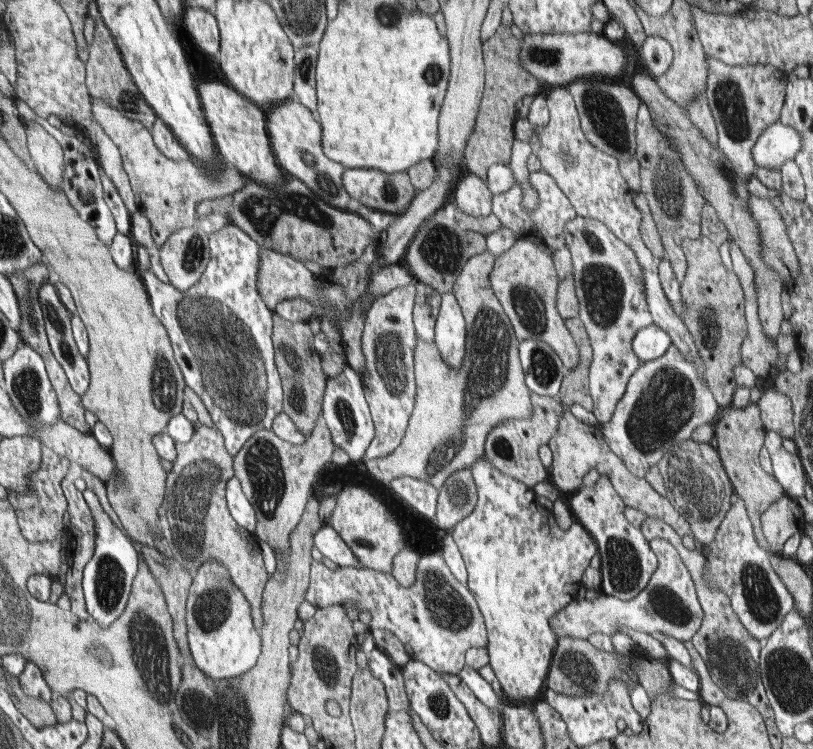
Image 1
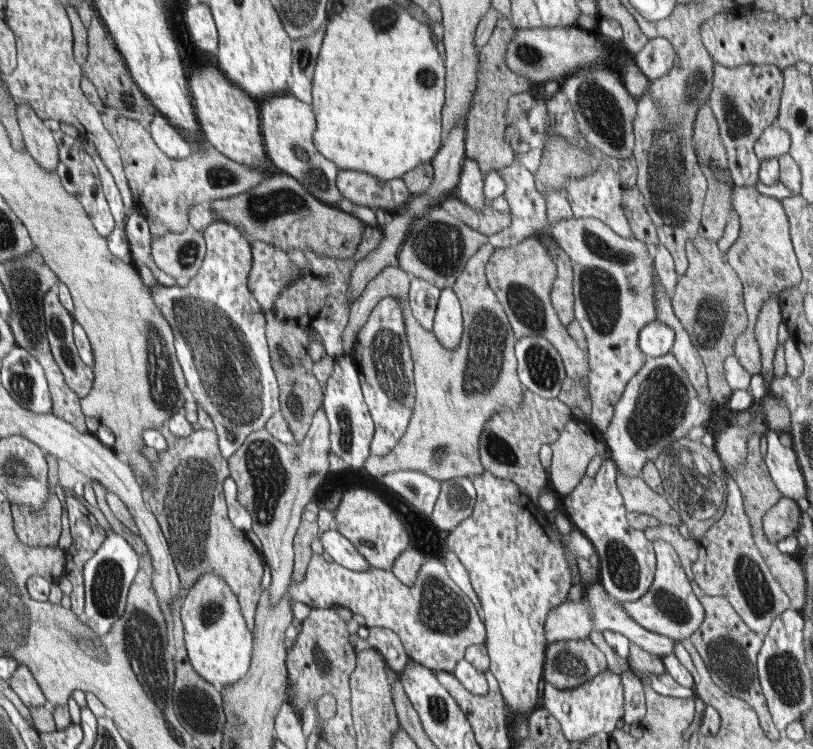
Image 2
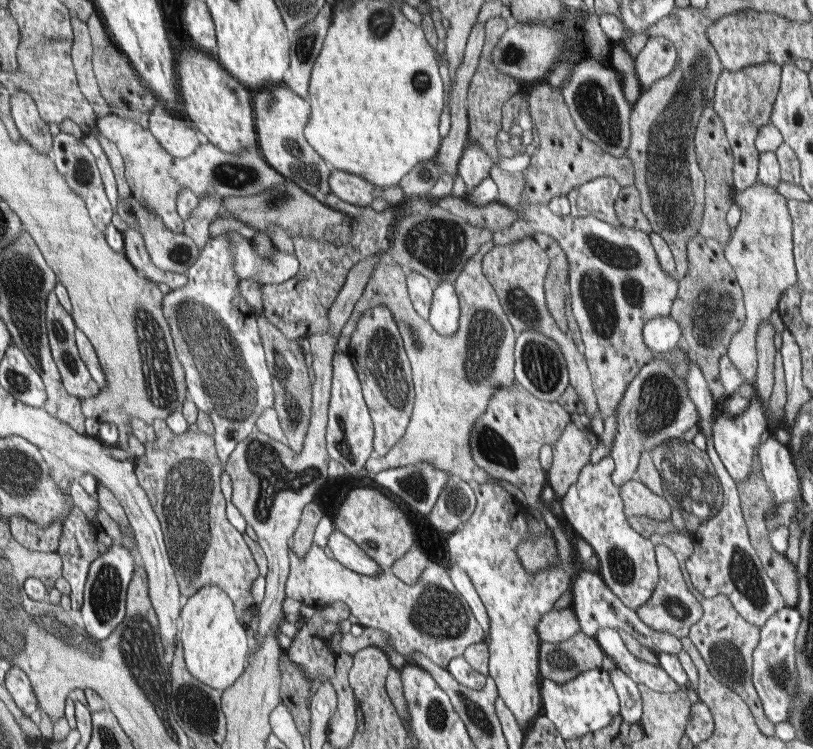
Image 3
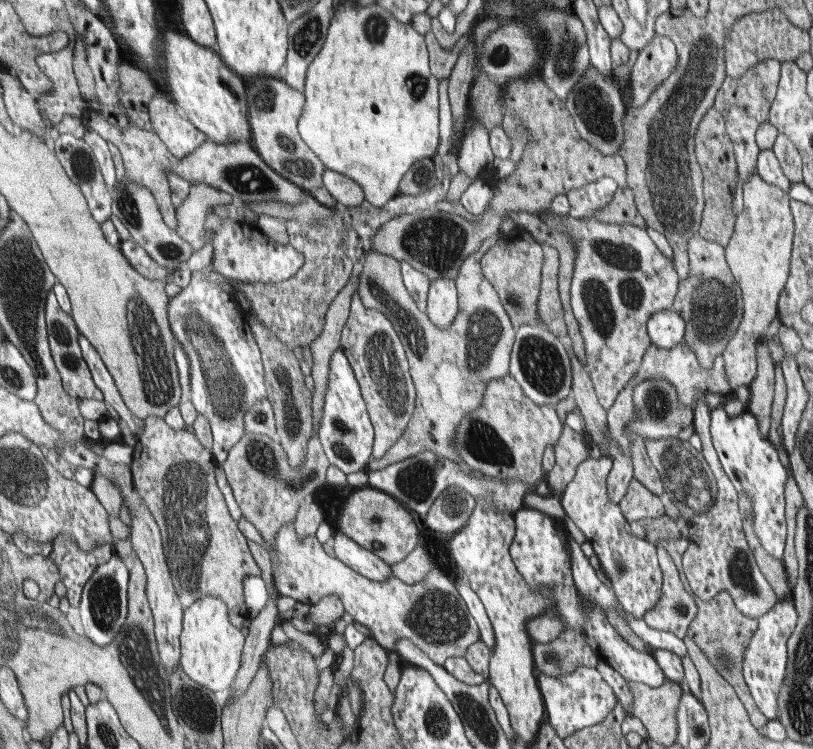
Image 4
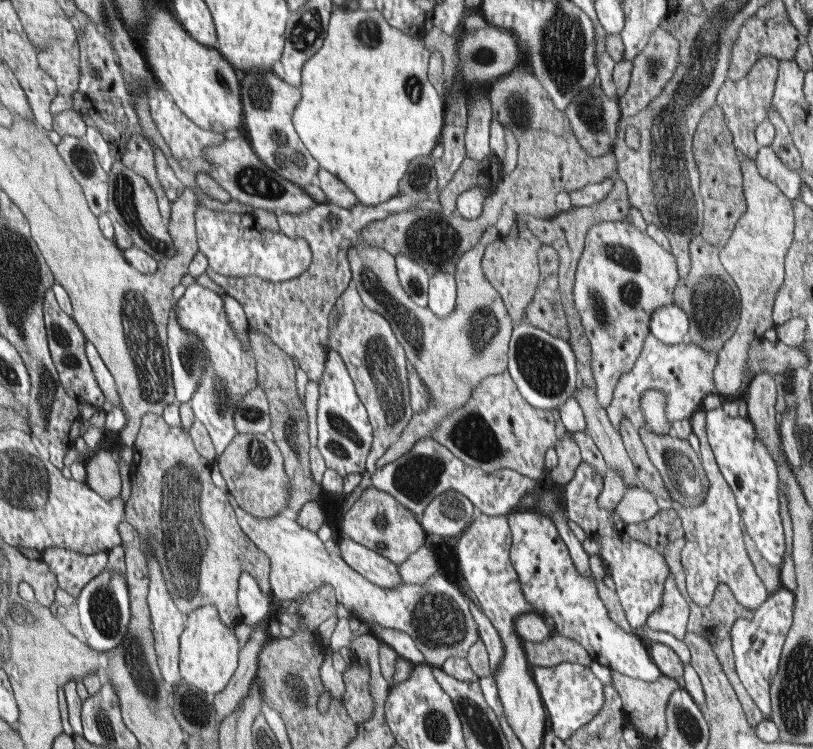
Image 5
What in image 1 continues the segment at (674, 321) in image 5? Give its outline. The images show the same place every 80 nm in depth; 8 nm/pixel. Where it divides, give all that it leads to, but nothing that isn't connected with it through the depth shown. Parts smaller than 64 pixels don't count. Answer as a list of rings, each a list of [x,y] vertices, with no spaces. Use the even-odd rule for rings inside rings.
[[[652,324],[638,330],[633,338],[633,351],[645,363],[660,358],[671,344],[670,335]]]

